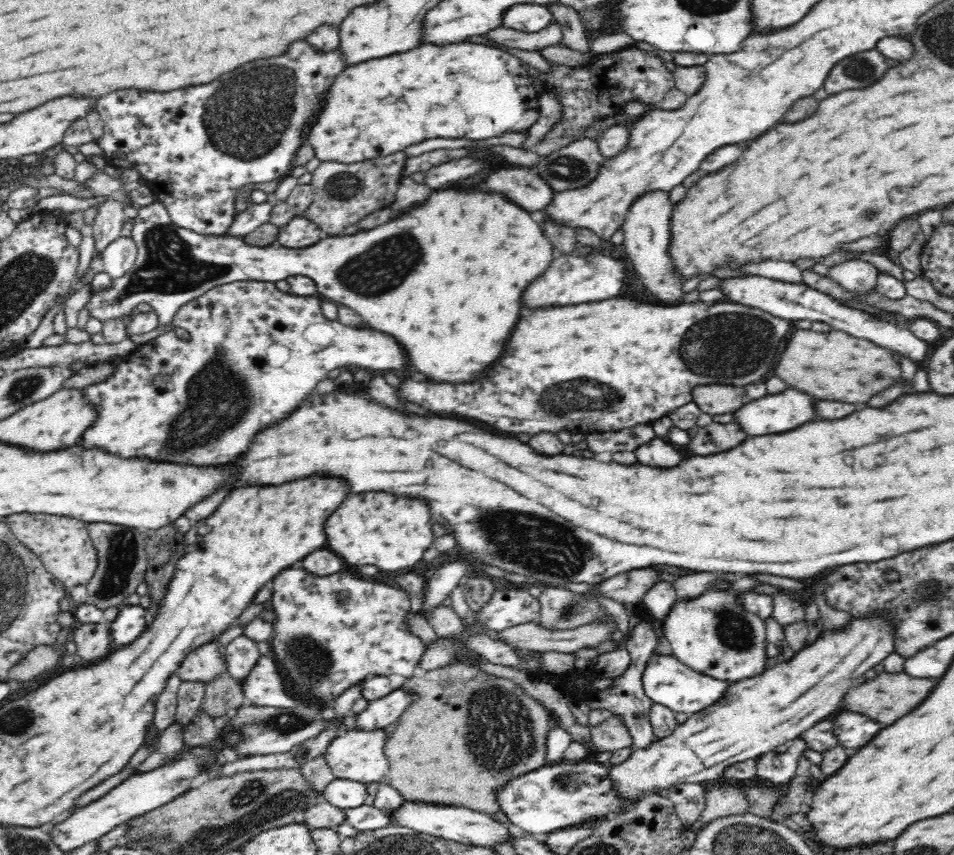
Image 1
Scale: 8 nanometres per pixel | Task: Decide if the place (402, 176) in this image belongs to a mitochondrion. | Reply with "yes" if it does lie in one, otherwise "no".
no

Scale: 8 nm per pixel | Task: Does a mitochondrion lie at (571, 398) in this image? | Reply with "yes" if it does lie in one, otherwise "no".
yes

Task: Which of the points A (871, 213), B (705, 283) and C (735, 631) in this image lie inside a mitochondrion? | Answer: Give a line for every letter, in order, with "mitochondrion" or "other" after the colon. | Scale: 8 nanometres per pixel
A: mitochondrion
B: other
C: mitochondrion

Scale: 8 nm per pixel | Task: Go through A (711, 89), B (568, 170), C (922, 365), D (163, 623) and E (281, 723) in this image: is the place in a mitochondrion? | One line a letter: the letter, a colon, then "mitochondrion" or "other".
A: other
B: mitochondrion
C: other
D: other
E: mitochondrion

